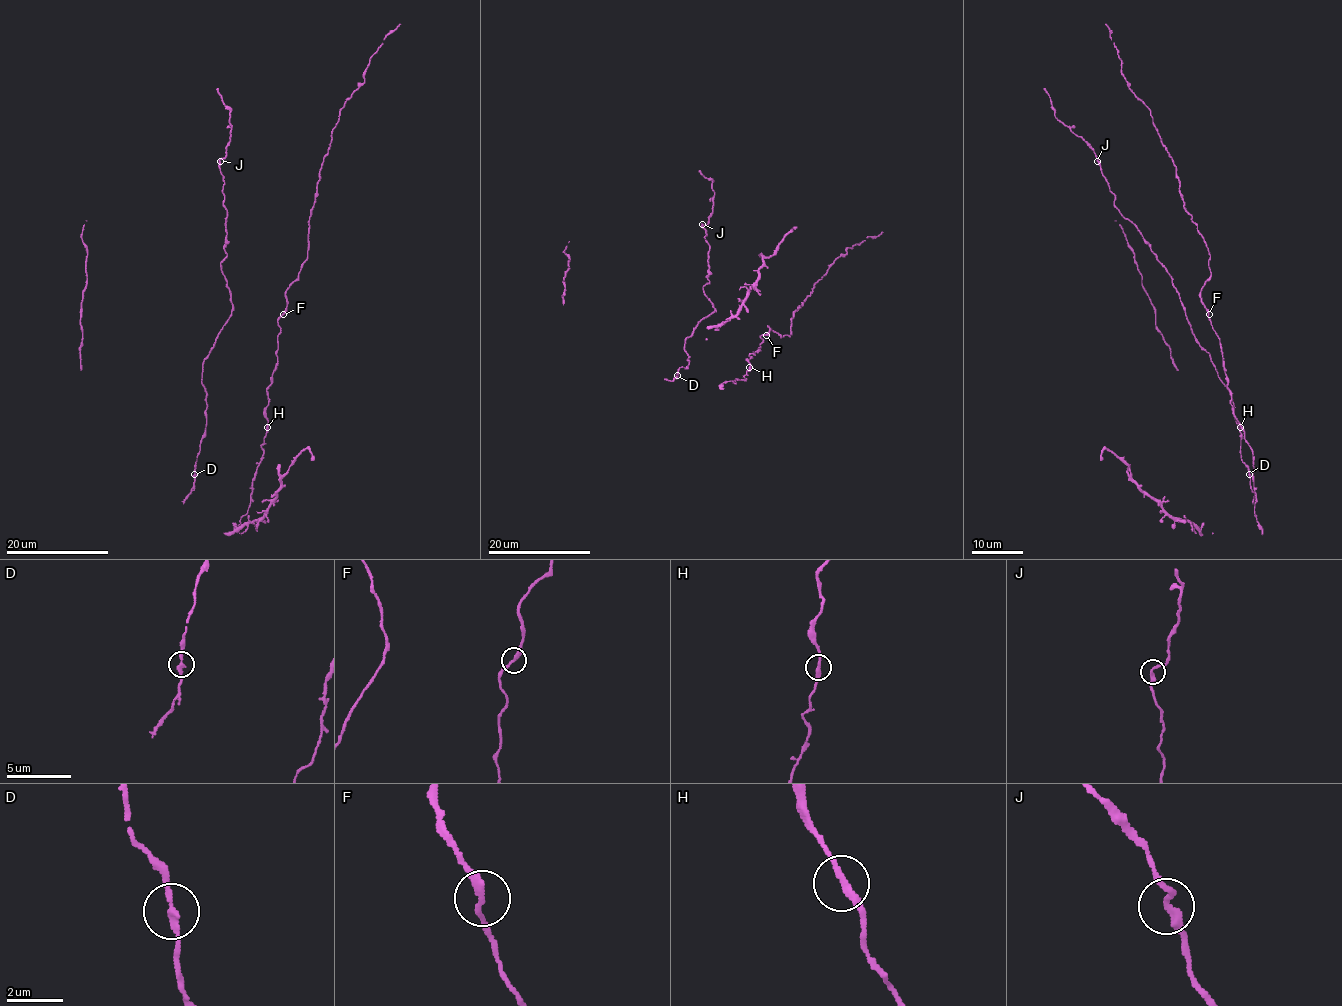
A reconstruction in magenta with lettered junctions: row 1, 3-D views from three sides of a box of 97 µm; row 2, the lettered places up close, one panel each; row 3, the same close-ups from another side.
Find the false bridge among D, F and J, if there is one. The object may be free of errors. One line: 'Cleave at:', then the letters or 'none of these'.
Cleave at: none of these

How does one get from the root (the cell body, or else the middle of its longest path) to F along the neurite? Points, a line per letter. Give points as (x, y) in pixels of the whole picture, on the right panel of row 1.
F: (1215, 333), (1208, 314)

